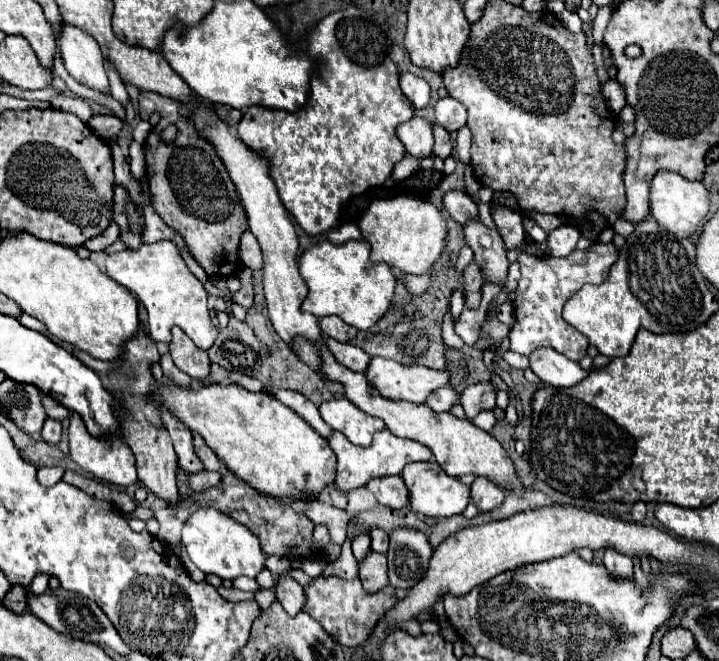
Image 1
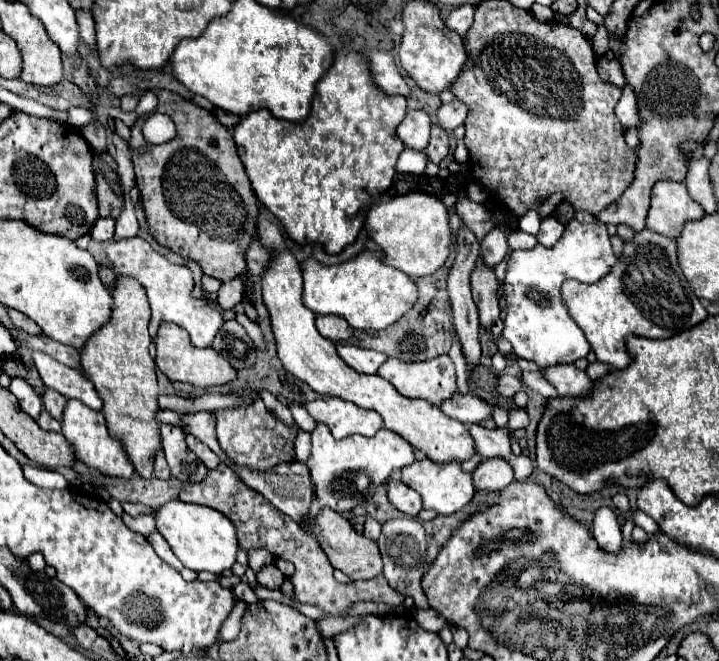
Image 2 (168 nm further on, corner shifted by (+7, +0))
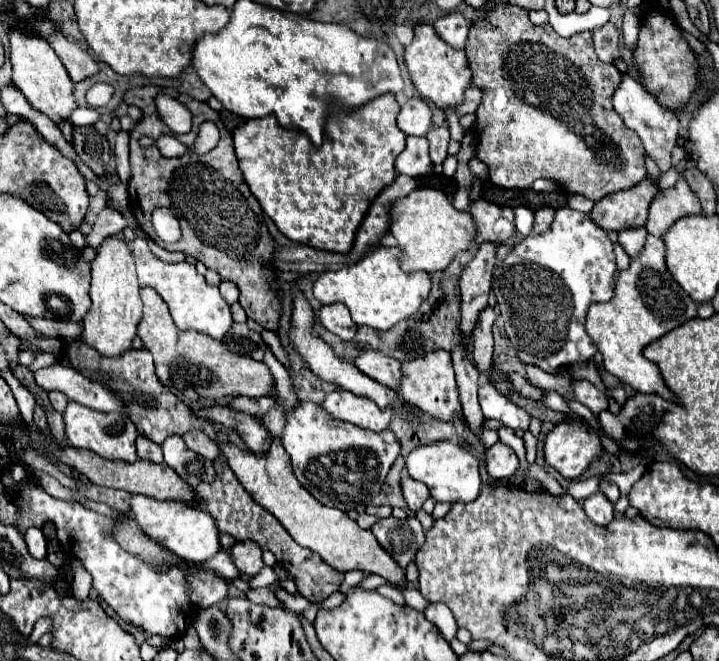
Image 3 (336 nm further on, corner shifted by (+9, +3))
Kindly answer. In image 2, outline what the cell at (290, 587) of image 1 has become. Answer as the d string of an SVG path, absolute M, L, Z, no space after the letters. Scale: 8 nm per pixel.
M273 564L263 566L255 576L257 576L257 582L265 588L279 588L283 584L283 578L285 578L283 572L279 572L277 566L273 566Z

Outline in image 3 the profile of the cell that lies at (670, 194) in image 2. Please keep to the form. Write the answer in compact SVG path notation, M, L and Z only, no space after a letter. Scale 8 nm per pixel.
M679 179L675 187L665 189L655 195L649 207L649 219L645 223L645 229L651 235L661 237L683 215L699 215L699 213L701 213L699 199L689 189L689 185L683 179Z

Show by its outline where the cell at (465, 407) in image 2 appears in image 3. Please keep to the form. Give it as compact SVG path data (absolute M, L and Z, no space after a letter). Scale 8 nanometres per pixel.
M481 377L481 383L479 383L479 403L481 403L485 419L497 419L503 425L509 425L513 429L523 429L523 431L529 427L531 417L523 409L513 405L507 397L503 397L483 377Z

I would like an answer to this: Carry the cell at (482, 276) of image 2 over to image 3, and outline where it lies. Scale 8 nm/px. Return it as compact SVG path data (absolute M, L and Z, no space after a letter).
M485 307L479 313L479 321L473 329L473 363L477 369L491 379L491 359L493 359L493 333L491 327L497 321L493 307Z

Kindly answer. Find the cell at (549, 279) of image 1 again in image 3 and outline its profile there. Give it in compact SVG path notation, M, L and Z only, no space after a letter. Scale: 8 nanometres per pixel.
M571 207L557 209L555 221L545 233L523 237L503 259L503 263L495 265L493 271L493 293L497 297L505 331L511 339L513 349L517 351L517 357L523 363L537 365L547 373L579 361L589 361L597 353L597 349L585 331L585 315L593 301L611 299L615 273L615 253L607 231L593 223L589 215Z

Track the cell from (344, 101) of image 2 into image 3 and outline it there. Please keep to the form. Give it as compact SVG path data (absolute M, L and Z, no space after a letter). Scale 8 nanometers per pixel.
M393 93L357 109L333 107L321 147L313 145L305 133L281 127L275 117L247 119L233 133L245 183L285 237L323 251L345 253L375 195L395 179L393 163L405 147L405 135L395 125L397 113L399 103Z

